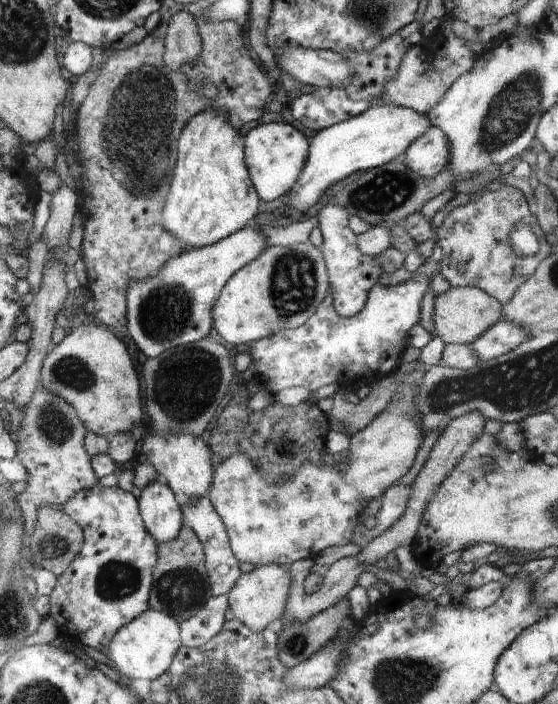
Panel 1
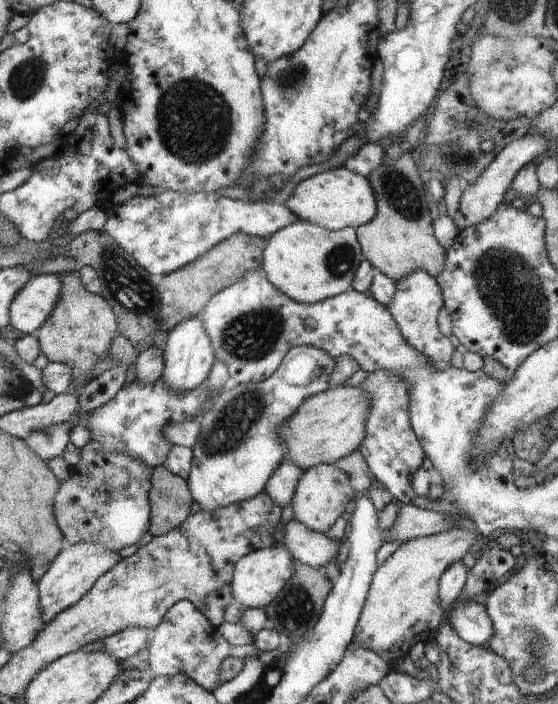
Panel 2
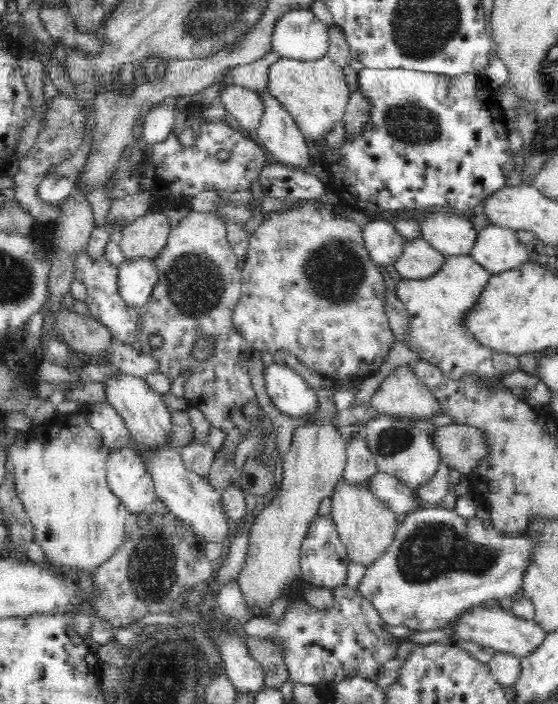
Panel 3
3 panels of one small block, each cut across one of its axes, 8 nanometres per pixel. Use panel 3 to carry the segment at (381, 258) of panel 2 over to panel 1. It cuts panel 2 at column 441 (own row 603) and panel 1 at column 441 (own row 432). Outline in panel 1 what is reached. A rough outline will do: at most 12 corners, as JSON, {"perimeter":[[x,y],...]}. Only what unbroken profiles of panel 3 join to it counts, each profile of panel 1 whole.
{"perimeter":[[476,287],[435,298],[434,330],[471,345],[503,318],[503,304]]}

